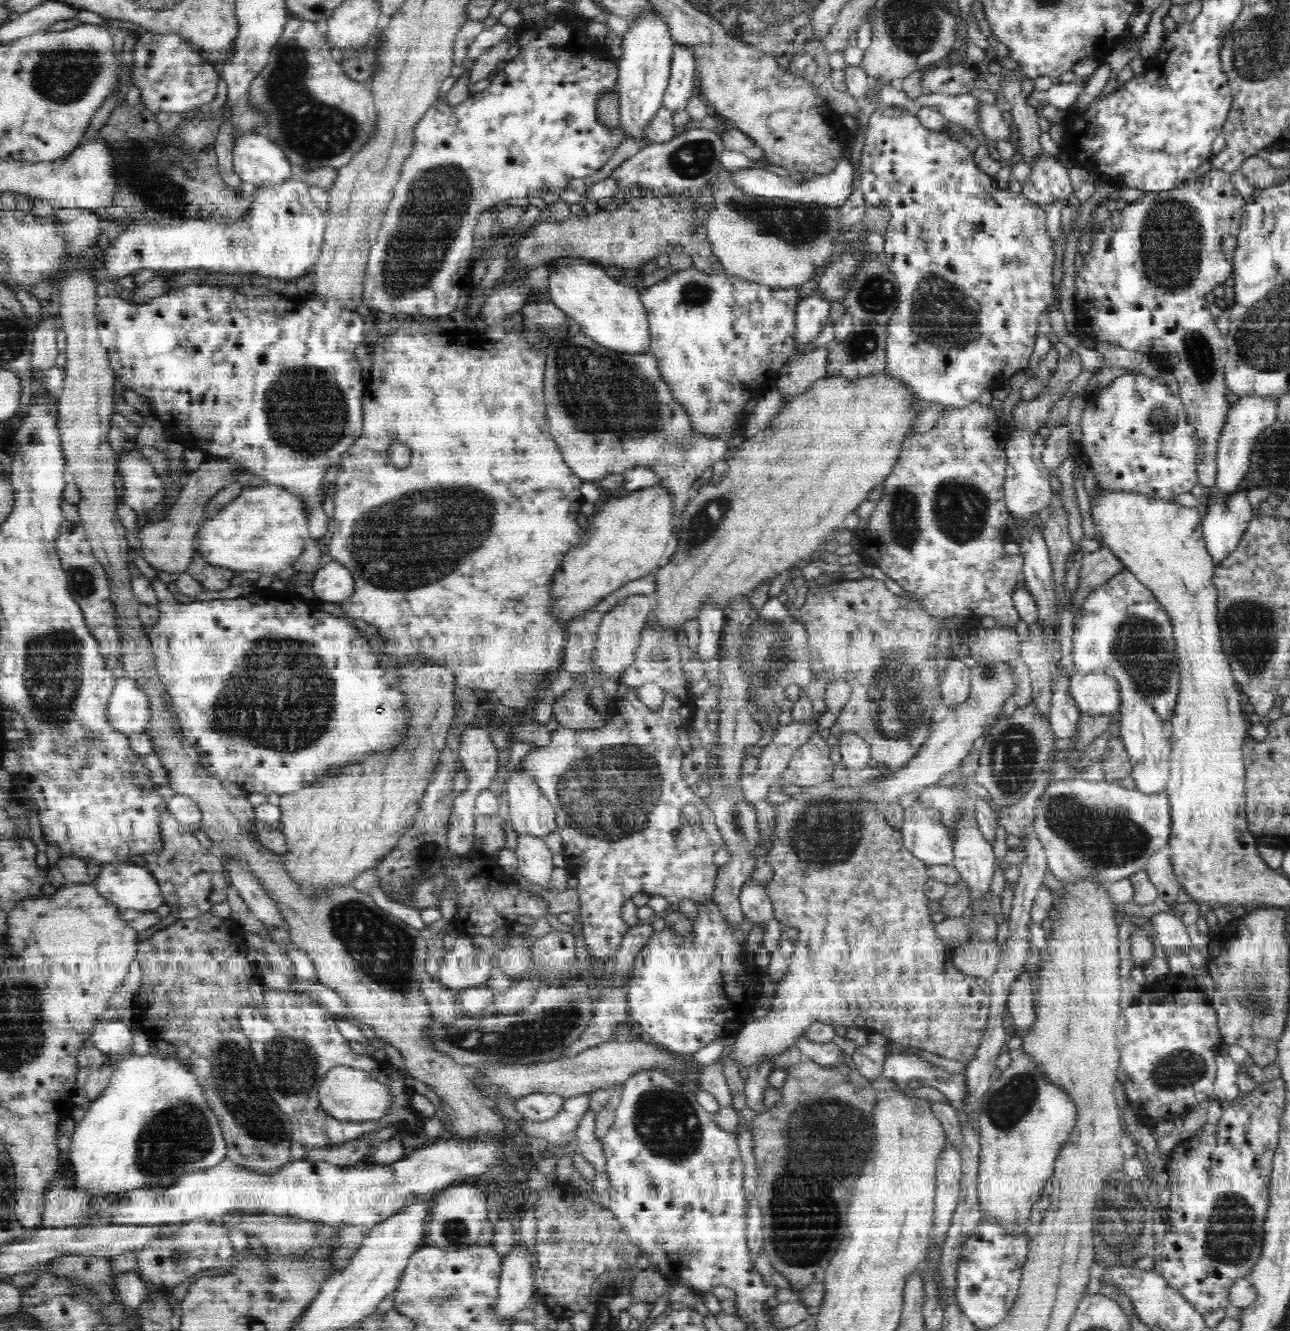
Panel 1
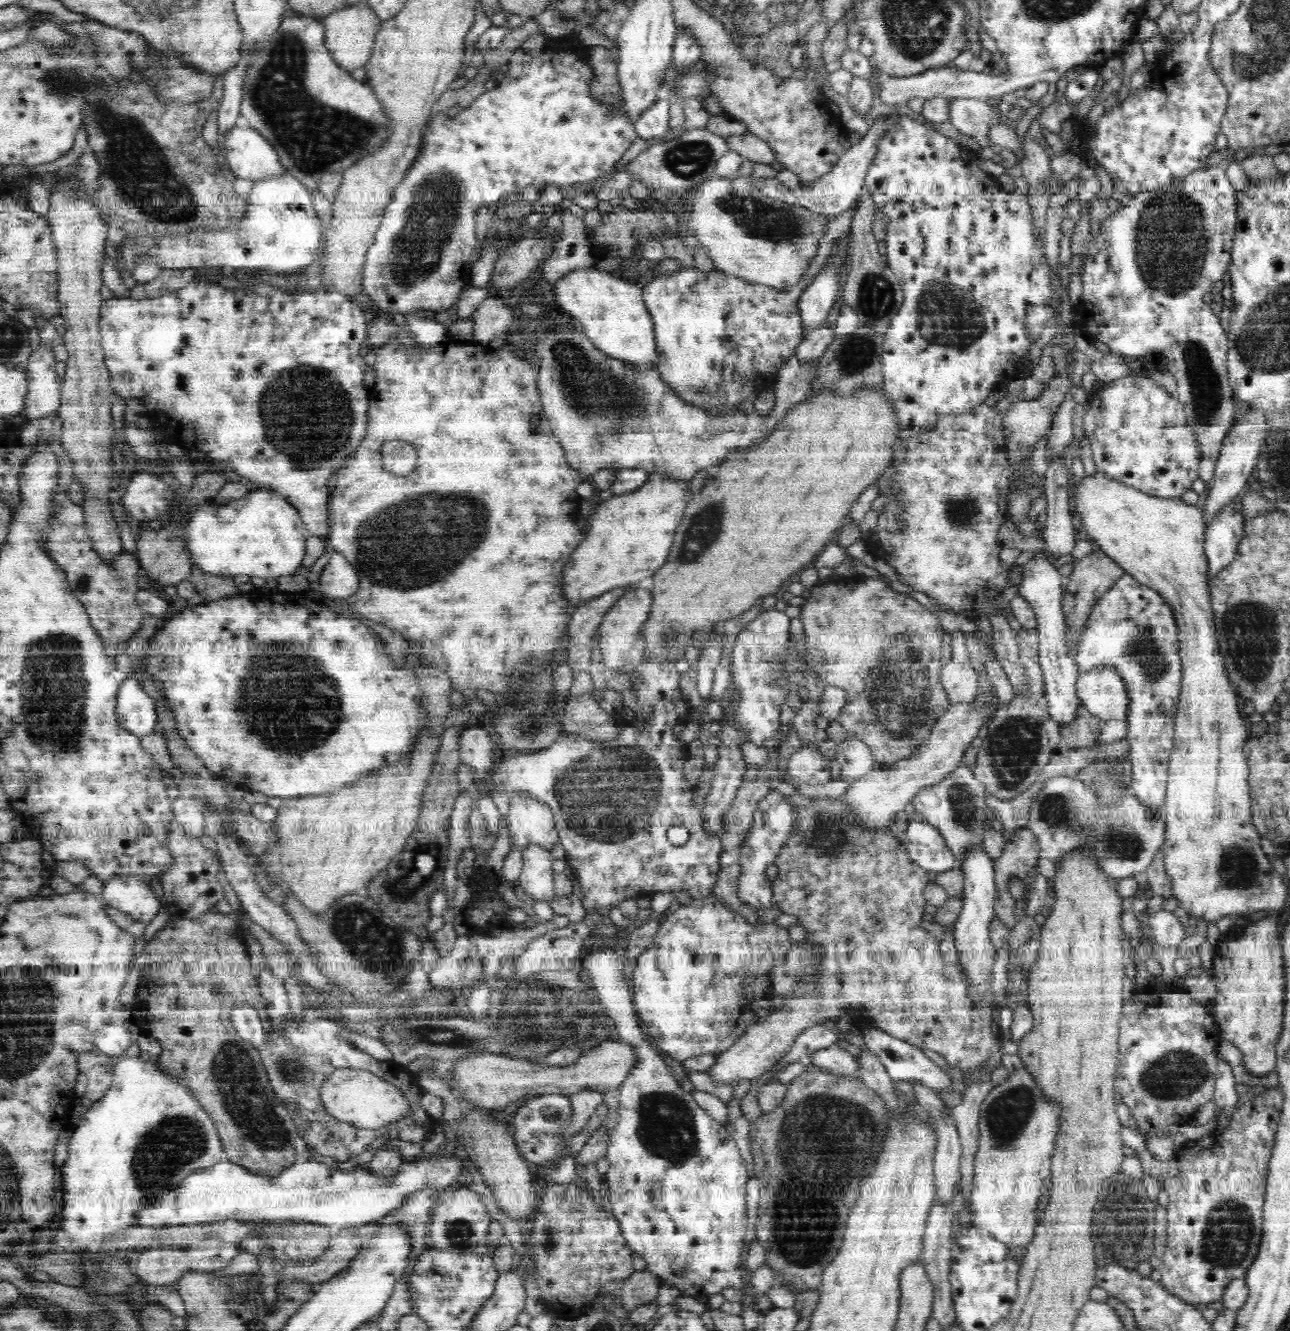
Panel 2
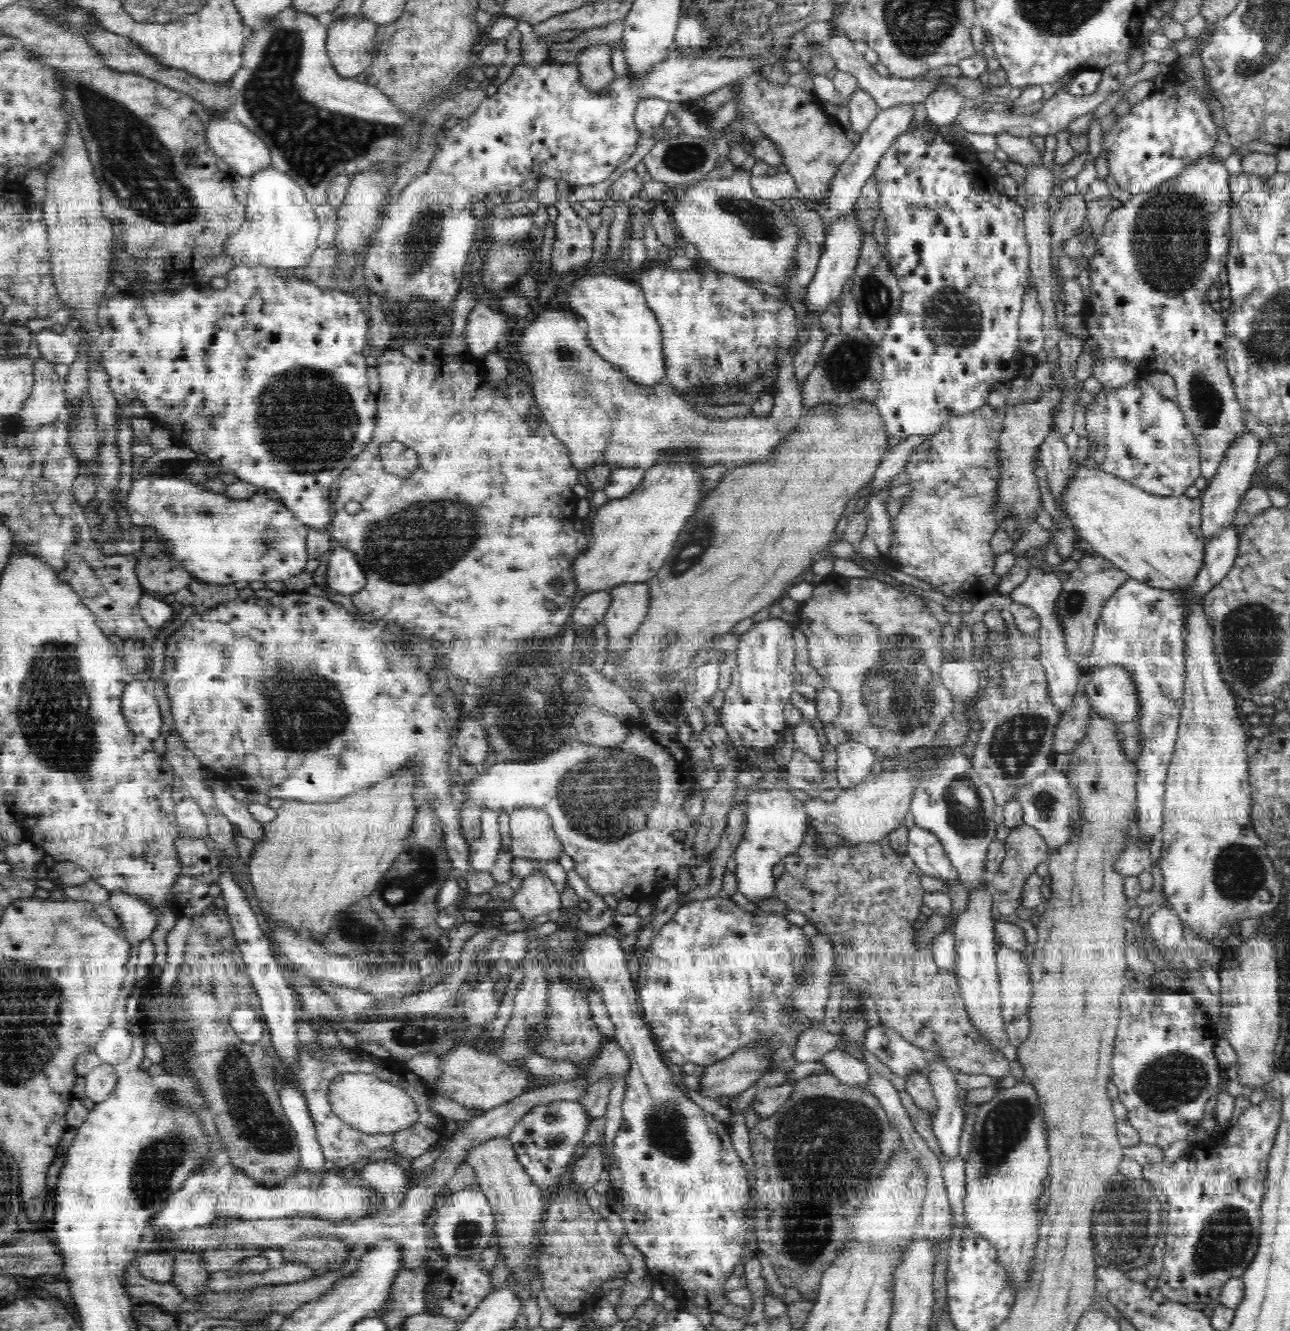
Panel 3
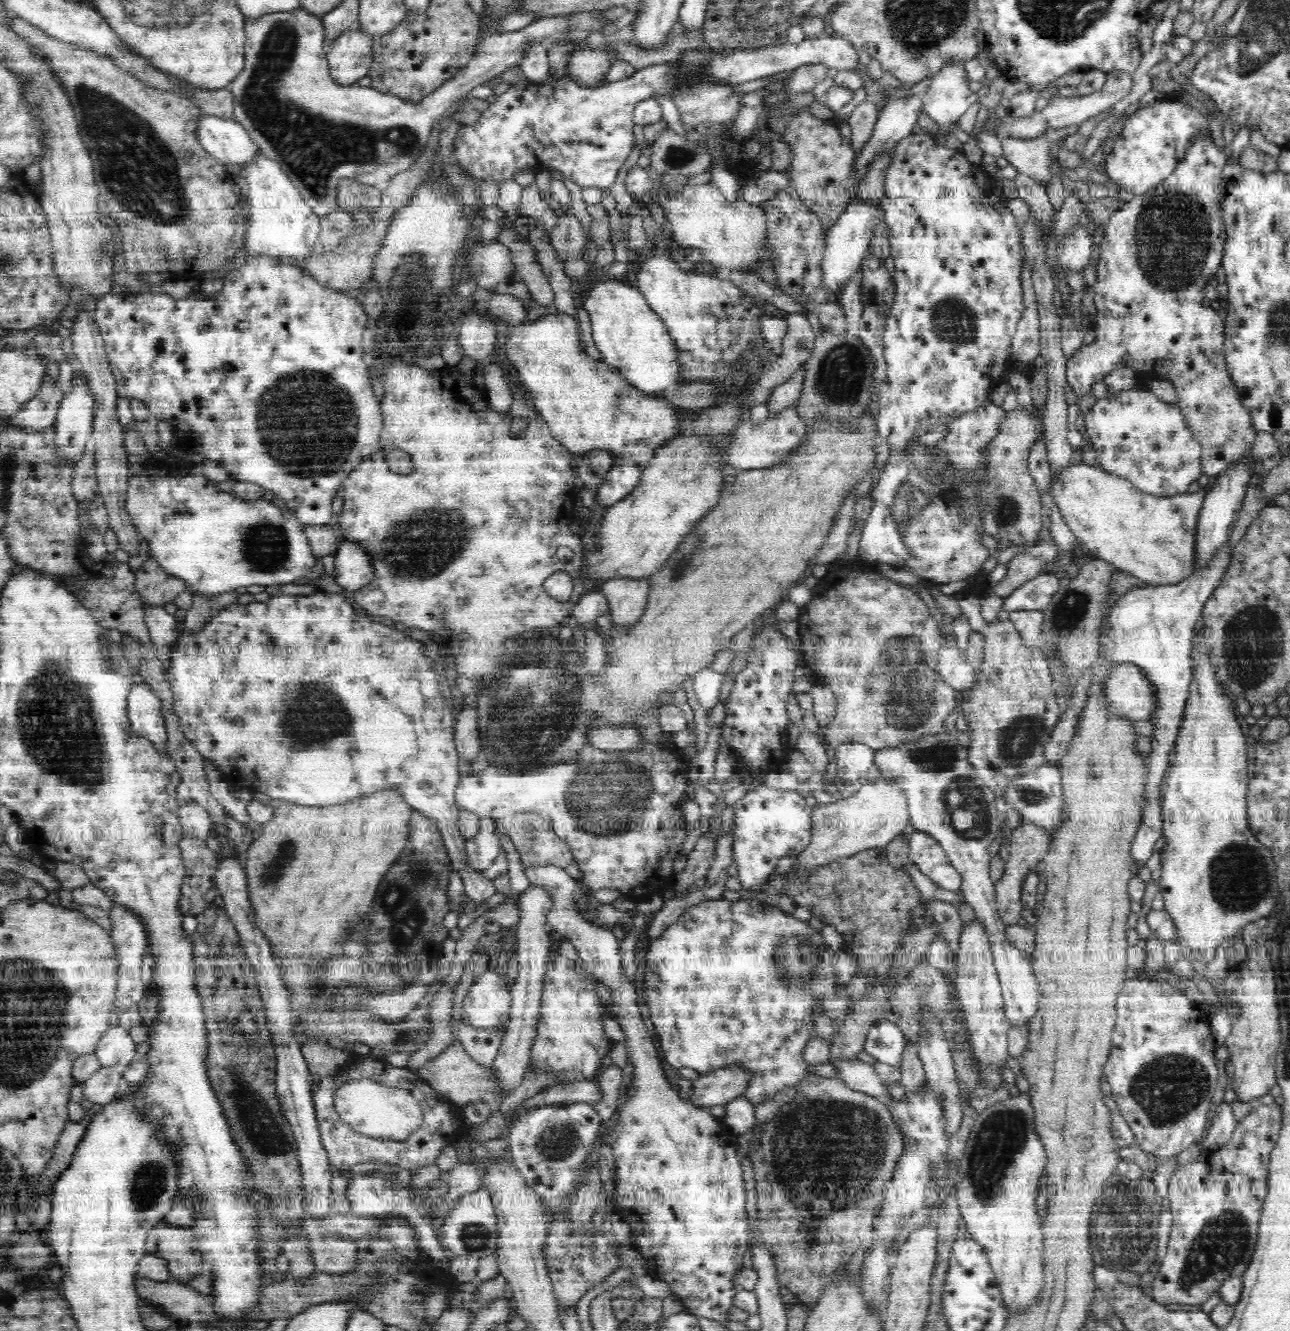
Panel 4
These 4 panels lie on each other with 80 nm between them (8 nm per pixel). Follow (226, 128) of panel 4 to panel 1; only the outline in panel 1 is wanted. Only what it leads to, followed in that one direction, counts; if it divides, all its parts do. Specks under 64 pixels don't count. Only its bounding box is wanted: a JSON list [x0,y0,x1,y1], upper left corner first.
[233,135,292,186]

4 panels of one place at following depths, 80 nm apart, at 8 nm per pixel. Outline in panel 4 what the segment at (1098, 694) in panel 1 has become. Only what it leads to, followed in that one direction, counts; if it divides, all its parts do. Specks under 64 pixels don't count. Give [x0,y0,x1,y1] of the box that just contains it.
[1100,663,1154,720]

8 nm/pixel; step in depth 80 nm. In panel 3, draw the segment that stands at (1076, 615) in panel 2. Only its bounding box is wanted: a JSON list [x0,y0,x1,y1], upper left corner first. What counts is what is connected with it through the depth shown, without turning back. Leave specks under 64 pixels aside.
[1056,552,1129,669]

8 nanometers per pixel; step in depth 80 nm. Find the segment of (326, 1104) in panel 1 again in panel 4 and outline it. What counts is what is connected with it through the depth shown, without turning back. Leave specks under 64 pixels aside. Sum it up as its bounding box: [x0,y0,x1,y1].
[333,1077,423,1140]

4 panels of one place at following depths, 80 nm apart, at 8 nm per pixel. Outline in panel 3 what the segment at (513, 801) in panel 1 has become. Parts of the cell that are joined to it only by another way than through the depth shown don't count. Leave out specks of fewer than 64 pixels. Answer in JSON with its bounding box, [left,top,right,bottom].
[509,808,565,862]

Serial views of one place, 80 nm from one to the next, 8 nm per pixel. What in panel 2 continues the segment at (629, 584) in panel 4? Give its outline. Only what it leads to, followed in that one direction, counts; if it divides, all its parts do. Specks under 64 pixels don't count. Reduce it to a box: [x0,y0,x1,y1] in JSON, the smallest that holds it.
[598,588,652,668]

